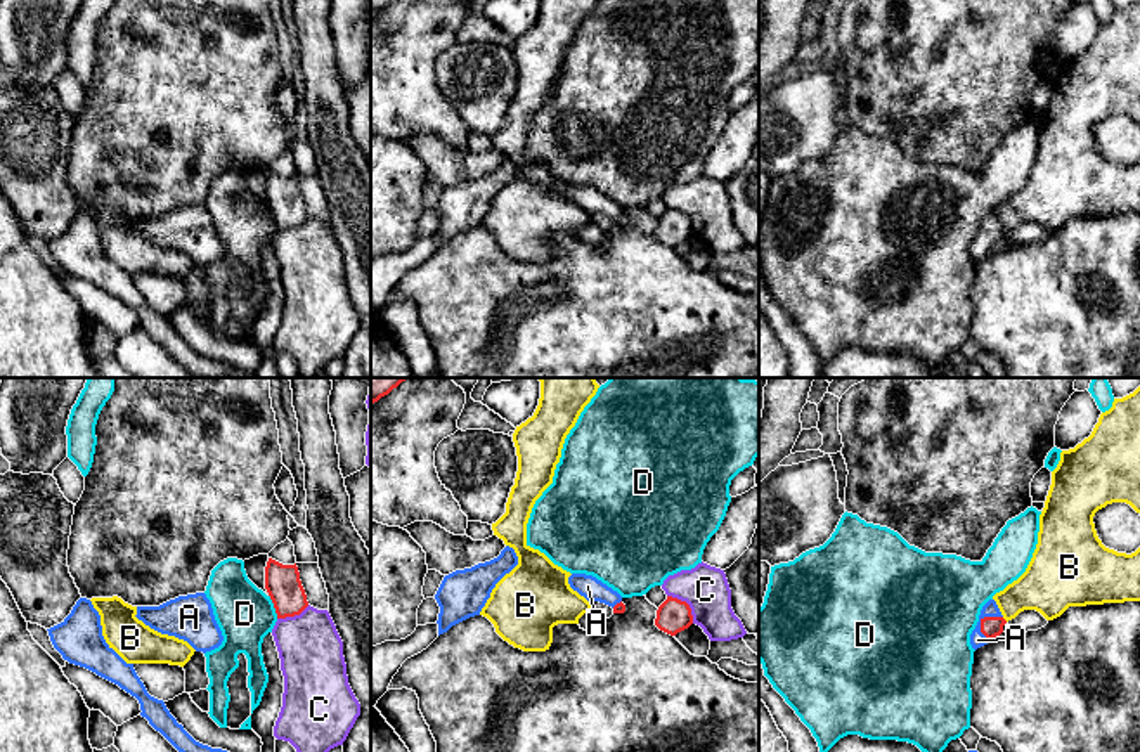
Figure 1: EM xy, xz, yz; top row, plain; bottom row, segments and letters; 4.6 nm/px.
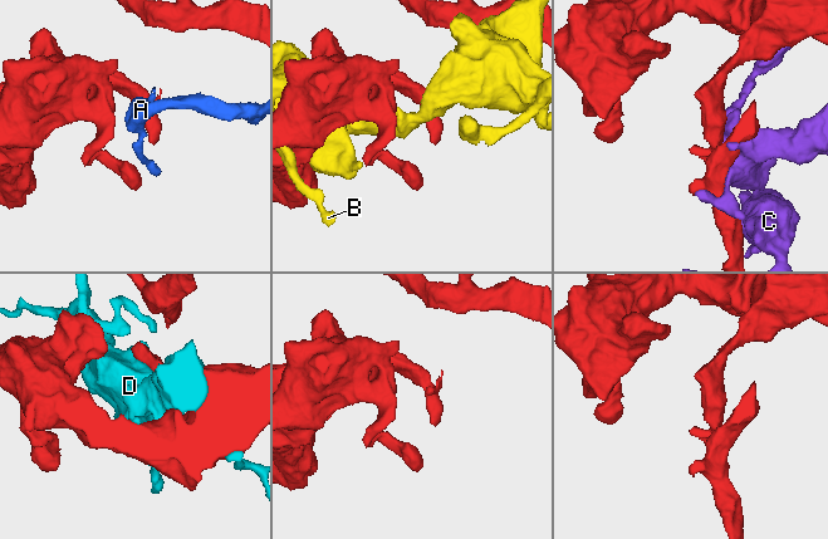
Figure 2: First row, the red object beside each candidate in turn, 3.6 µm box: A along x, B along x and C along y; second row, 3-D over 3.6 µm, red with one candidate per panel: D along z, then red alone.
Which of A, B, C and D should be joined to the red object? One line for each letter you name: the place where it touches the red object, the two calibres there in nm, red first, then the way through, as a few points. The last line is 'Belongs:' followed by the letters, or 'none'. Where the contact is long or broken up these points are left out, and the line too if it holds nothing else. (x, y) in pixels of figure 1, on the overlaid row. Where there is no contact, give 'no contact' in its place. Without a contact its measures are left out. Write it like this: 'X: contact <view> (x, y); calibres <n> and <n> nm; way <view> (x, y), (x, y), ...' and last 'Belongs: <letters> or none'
A: contact yz (981, 621); calibres 100 and 70 nm; way yz (990, 626), (981, 621), (978, 640)
Belongs: A

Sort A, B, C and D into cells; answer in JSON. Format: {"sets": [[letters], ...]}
{"sets": [["A"], ["B"], ["C"], ["D"]]}

